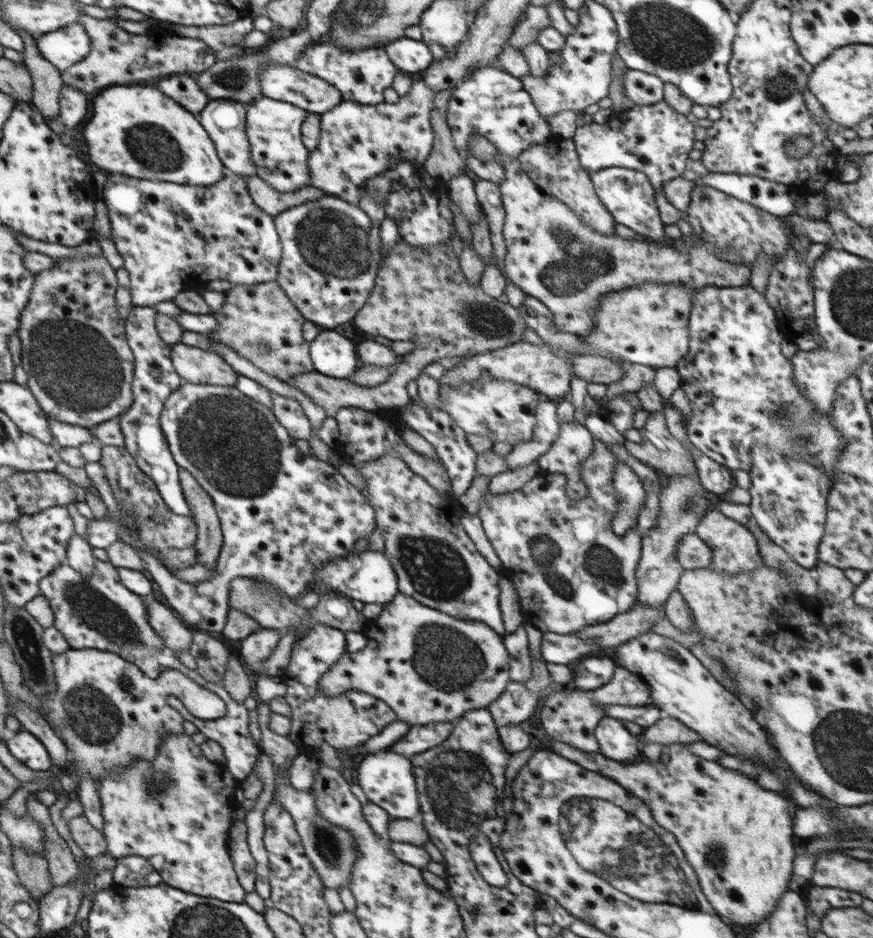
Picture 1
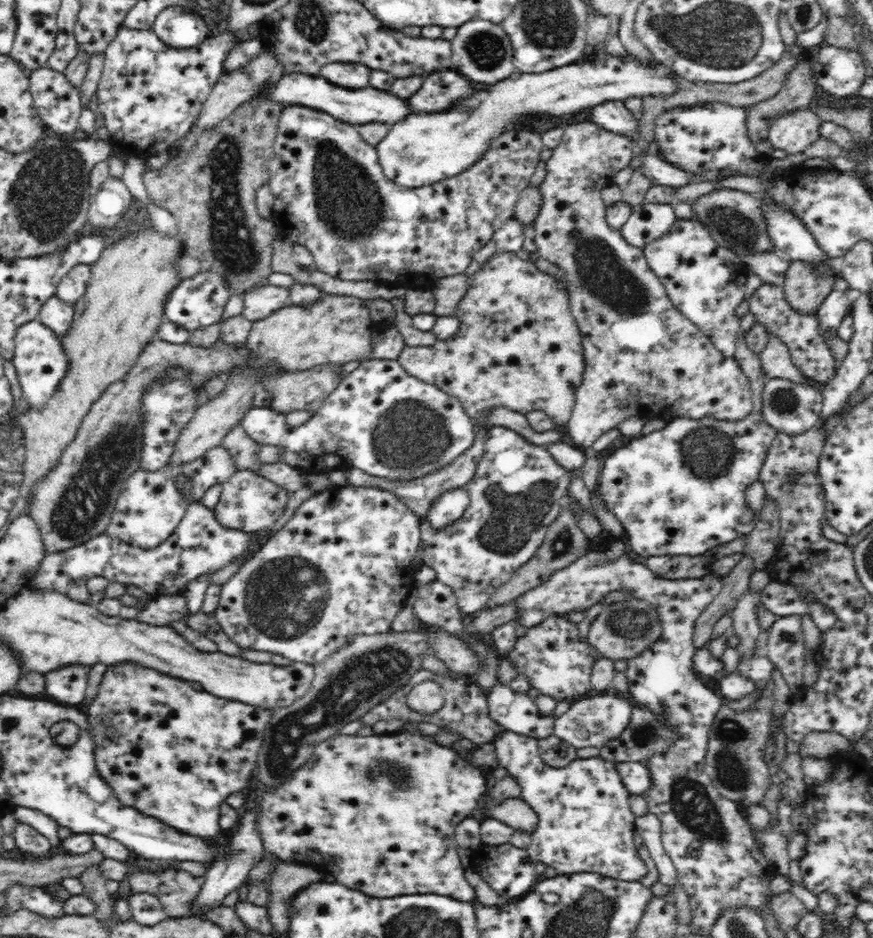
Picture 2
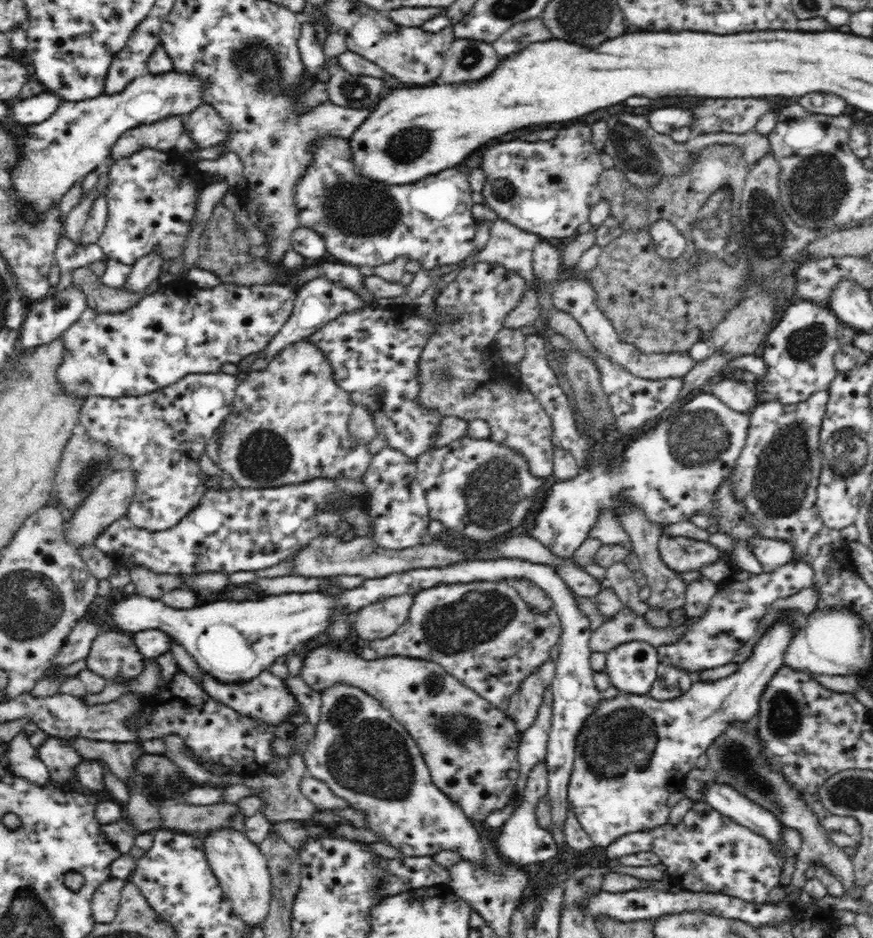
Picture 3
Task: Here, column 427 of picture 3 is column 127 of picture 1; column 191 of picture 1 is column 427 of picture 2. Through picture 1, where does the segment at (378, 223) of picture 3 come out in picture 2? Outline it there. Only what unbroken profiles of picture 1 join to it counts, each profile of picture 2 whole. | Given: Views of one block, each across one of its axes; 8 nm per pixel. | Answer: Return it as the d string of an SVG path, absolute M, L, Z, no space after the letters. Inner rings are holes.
M285 107L281 111L277 124L277 136L274 142L274 155L269 162L269 185L270 192L275 196L273 210L270 218L278 229L281 240L306 247L315 260L313 269L325 272L333 278L358 282L358 280L370 280L374 282L389 283L397 287L409 289L430 289L439 279L463 273L468 268L474 255L485 246L493 237L493 234L510 218L513 218L514 209L520 193L528 186L530 177L537 171L541 151L545 149L541 136L530 132L506 132L506 136L499 138L489 152L477 160L472 167L464 172L451 176L449 179L426 185L420 188L406 188L388 180L382 165L378 160L377 151L373 145L367 144L358 132L357 126L333 117L330 113L308 107Z

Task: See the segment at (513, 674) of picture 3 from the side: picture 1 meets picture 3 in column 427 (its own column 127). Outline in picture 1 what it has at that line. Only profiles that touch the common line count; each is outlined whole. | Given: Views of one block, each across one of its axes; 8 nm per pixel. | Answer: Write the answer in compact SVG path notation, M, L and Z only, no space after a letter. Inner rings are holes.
M97 560L92 576L86 577L63 563L42 579L42 595L52 607L53 627L64 635L72 649L95 648L113 652L133 661L148 677L158 679L165 671L178 670L196 684L206 684L198 671L178 662L176 654L166 648L164 638L148 624L148 608L144 608L143 598L125 587L118 568L110 562Z

